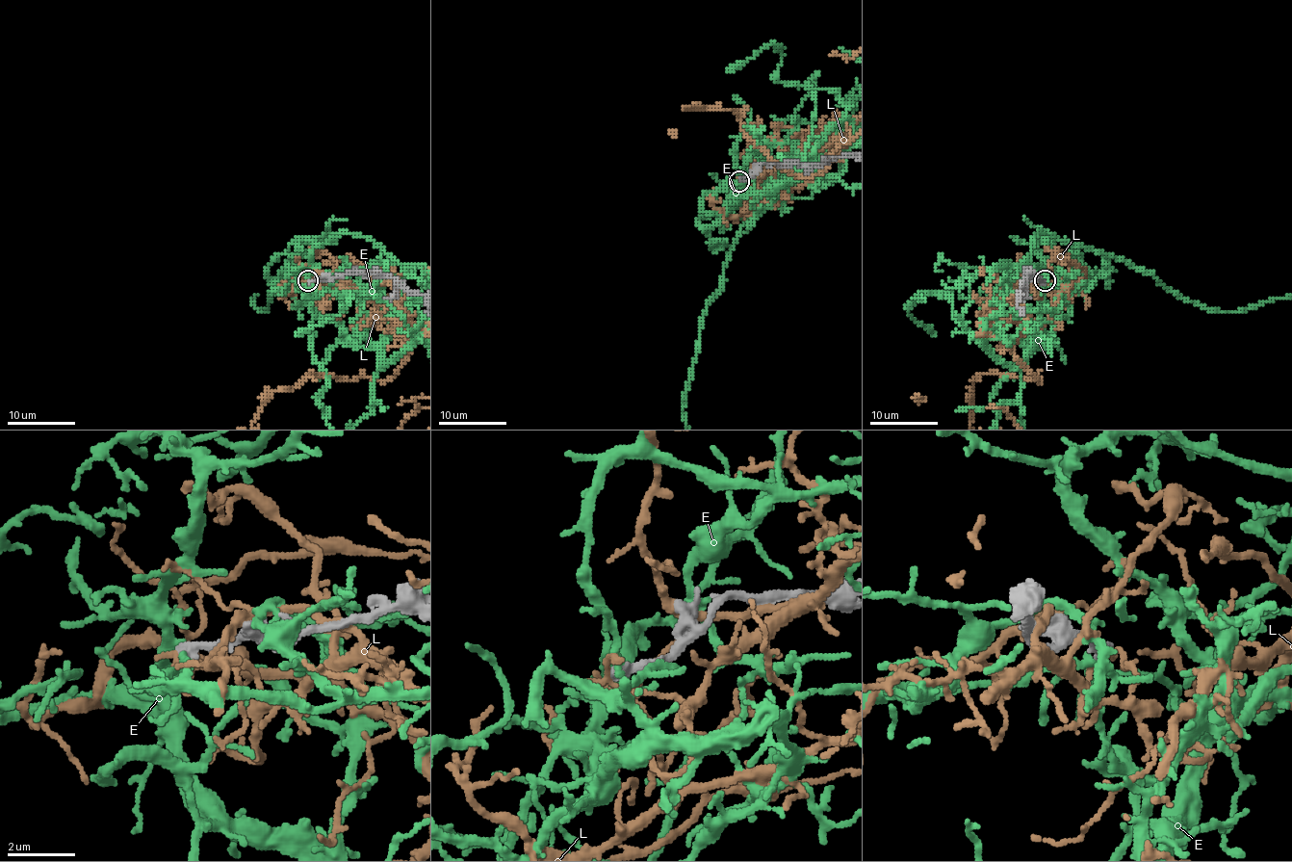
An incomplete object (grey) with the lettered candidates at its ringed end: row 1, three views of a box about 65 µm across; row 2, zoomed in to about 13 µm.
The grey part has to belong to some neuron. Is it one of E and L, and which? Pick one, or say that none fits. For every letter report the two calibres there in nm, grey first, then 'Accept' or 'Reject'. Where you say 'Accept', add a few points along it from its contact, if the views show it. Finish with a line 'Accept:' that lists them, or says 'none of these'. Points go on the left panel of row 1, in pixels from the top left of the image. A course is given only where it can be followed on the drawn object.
E: Thickness 360 nm (grey) against 280 nm. Reject
L: Thickness 320 nm (grey) against 150 nm. Reject
Accept: none of these

